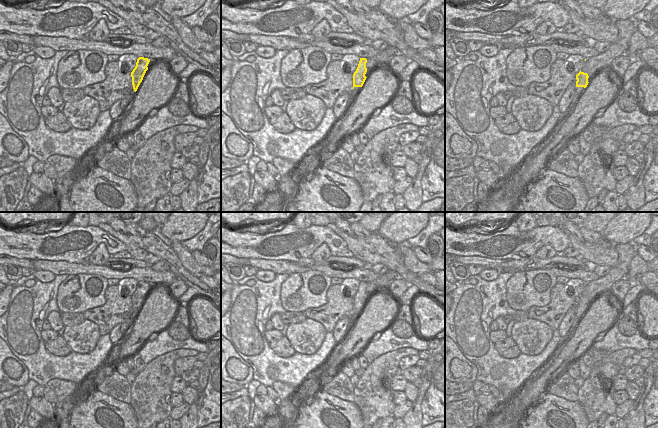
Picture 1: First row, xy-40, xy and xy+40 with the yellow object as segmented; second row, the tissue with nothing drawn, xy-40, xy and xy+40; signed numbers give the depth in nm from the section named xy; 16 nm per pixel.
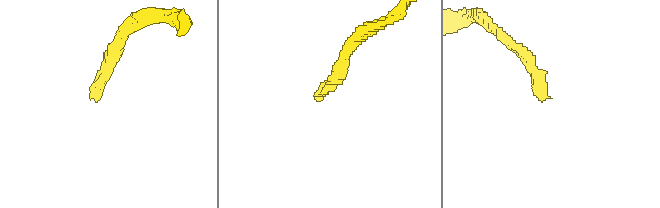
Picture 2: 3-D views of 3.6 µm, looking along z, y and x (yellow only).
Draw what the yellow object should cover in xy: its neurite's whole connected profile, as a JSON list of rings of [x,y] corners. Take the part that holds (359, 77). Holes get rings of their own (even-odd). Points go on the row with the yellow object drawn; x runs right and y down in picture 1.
[[[360,58],[358,67],[356,69],[356,71],[353,74],[353,95],[357,95],[358,92],[361,90],[365,80],[366,80],[366,72],[367,72],[367,68],[366,68],[366,63],[367,63],[367,59],[366,58]]]

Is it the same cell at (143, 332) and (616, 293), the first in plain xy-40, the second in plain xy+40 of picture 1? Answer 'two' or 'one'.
two

